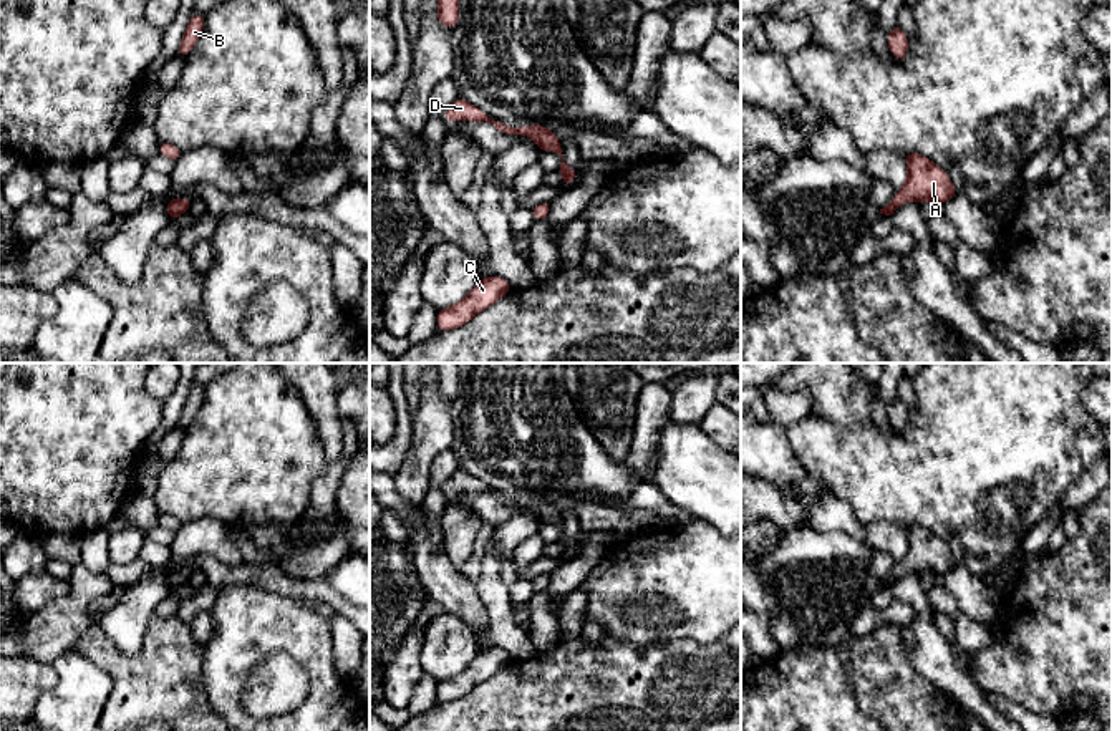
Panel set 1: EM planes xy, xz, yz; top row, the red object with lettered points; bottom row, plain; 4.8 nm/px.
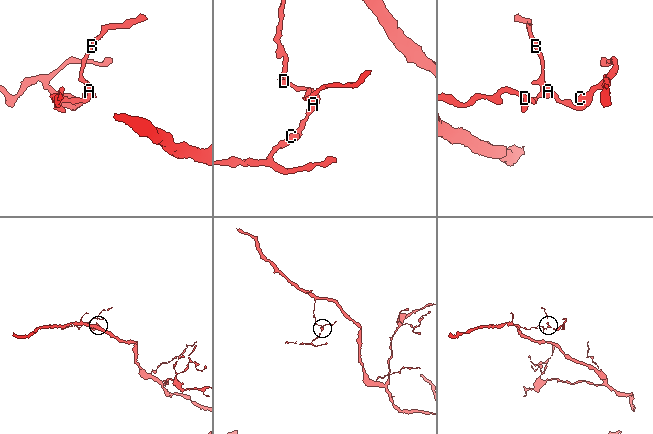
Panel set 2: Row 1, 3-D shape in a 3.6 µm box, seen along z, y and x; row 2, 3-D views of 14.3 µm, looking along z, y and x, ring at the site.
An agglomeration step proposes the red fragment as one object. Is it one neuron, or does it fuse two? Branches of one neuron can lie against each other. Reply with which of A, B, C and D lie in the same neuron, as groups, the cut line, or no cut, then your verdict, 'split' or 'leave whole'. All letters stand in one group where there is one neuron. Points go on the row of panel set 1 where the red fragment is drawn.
groups A B C D; cut none; leave whole

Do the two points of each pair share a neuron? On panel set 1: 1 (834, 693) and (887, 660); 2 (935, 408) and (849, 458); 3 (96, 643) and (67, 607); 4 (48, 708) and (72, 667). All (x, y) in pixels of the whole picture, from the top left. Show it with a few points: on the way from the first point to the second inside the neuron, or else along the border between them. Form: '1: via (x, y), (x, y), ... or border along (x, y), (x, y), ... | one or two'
1: border along (847, 675), (855, 701), (865, 713) | two
2: via (918, 431), (892, 458), (872, 458) | one
3: border along (105, 595), (90, 604), (88, 629), (70, 647) | two
4: via (62, 705), (72, 695), (72, 680) | one

